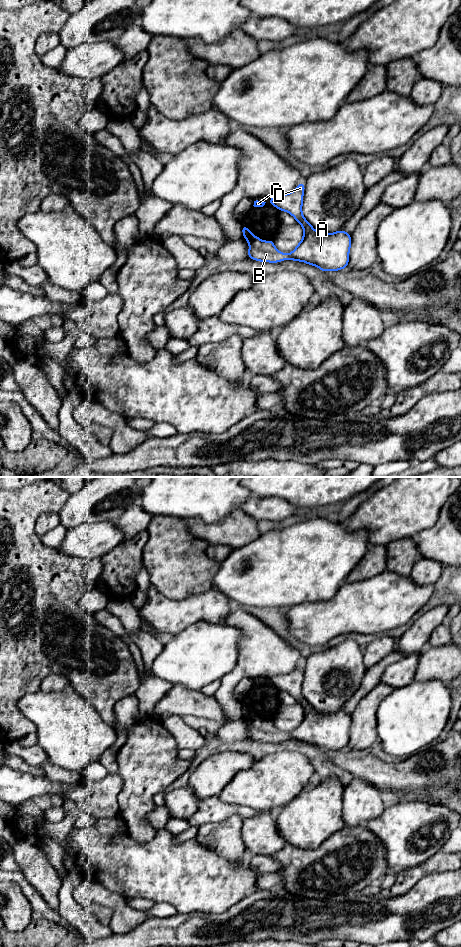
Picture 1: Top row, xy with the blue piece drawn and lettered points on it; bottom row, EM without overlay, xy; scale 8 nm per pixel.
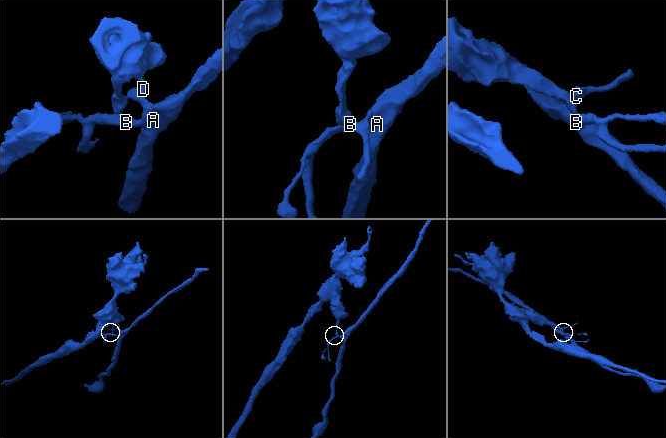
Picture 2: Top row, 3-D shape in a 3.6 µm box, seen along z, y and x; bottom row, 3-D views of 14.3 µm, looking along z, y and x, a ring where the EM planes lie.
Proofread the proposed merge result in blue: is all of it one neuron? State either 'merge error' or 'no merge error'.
merge error

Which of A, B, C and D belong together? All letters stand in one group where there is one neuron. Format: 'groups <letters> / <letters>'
groups A B D / C

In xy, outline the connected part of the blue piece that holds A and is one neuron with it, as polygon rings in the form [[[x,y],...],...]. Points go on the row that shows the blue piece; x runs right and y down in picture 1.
[[[304,182],[288,194],[270,198],[268,203],[280,211],[291,214],[303,227],[303,239],[289,254],[279,252],[272,240],[263,241],[260,237],[245,238],[249,244],[248,257],[261,262],[282,262],[285,259],[302,261],[318,267],[321,271],[339,271],[348,266],[351,247],[351,234],[343,230],[320,234],[302,214]]]

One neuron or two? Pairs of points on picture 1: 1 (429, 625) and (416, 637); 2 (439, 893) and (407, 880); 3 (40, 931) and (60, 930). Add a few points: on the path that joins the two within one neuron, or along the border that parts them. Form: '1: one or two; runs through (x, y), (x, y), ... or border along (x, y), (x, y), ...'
1: one; runs through (426, 627), (419, 634)
2: two; border along (437, 872), (423, 876), (406, 892), (396, 896)
3: one; runs through (45, 931), (55, 931)

